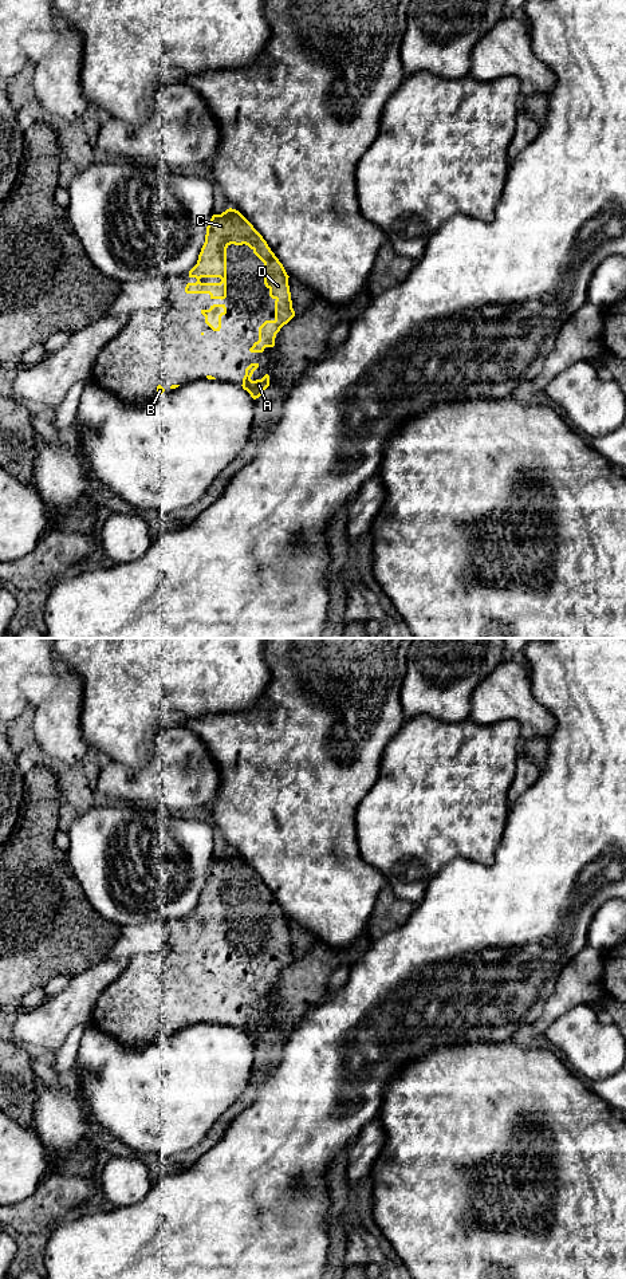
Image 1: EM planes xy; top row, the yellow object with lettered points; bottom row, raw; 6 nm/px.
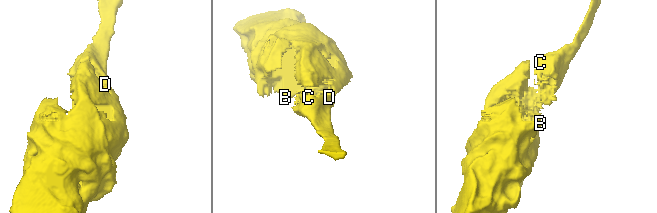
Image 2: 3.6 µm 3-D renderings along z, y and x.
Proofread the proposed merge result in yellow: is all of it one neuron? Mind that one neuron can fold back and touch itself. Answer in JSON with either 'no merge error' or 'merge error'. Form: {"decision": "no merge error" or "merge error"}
{"decision": "no merge error"}

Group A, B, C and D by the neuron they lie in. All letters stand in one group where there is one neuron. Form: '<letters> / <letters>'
A B C D

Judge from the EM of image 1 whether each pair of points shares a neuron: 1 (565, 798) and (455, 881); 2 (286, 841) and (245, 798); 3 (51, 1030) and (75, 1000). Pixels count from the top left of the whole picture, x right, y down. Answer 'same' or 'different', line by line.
1: same
2: same
3: same

